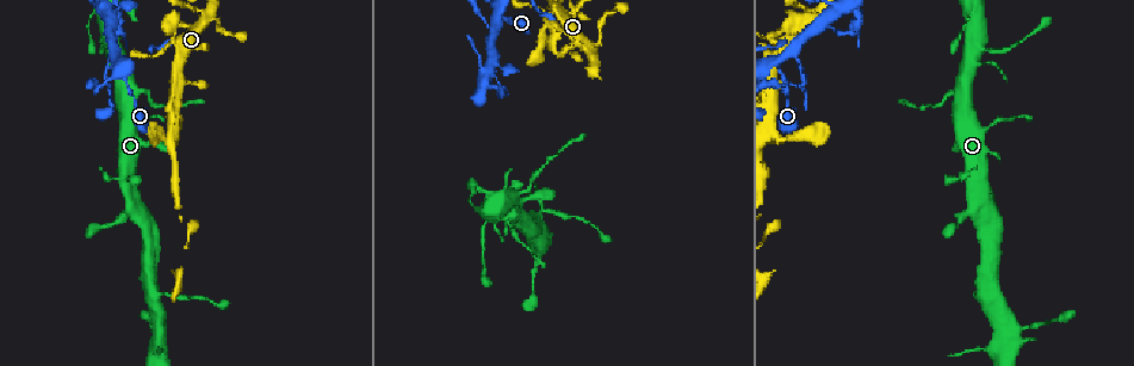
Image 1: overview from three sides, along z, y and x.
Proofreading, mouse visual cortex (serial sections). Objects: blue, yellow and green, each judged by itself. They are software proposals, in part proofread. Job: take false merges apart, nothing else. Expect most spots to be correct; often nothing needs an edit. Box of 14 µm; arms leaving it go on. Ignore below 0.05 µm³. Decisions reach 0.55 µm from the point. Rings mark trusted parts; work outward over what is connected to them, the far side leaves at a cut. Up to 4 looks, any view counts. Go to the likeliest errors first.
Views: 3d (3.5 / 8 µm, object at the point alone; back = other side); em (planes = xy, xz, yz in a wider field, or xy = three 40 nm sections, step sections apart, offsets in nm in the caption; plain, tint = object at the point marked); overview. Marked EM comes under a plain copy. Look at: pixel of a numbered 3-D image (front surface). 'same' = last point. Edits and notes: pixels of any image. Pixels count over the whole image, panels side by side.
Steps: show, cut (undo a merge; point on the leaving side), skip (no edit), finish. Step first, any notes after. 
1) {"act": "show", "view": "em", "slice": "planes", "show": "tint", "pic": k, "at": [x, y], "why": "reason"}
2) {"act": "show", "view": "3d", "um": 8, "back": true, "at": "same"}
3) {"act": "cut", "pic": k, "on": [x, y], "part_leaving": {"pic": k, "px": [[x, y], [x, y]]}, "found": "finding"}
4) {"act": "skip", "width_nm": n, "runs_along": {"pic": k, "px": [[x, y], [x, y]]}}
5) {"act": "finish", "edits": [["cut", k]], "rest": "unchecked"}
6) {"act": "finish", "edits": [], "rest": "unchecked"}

{"act": "show", "view": "3d", "um": 3.5, "pic": 1, "at": [961, 94]}

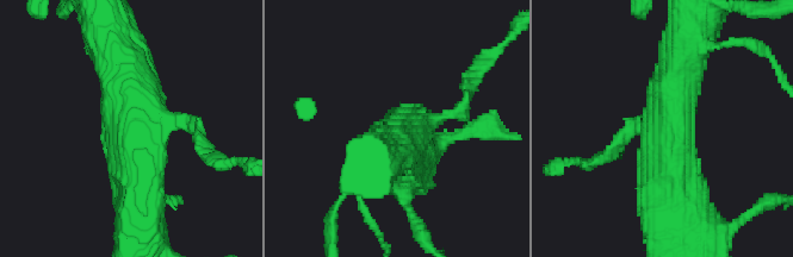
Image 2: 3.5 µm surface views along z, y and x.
{"act": "show", "view": "em", "slice": "planes", "show": "tint", "pic": 2, "at": [416, 122], "why": "shape alone is not enough"}

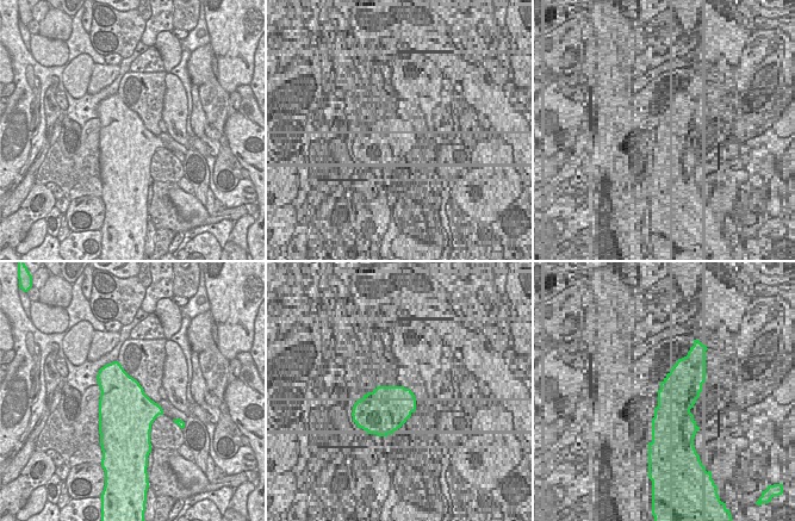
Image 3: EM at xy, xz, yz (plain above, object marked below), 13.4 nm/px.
{"act": "skip", "width_nm": 700, "runs_along": {"pic": 2, "px": [[136, 217], [129, 82], [118, 56]]}, "found": "continuous, no second cell"}

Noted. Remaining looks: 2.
{"act": "show", "view": "3d", "um": 3.5, "pic": 1, "at": [803, 85], "why": "abrupt turn"}

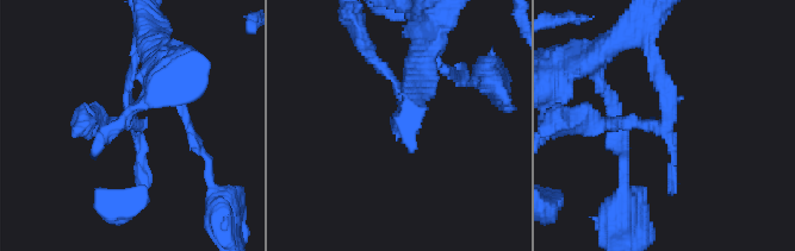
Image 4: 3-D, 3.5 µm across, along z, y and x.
{"act": "show", "view": "em", "slice": "xy", "step": 2, "show": "tint", "pic": 4, "at": [662, 119]}

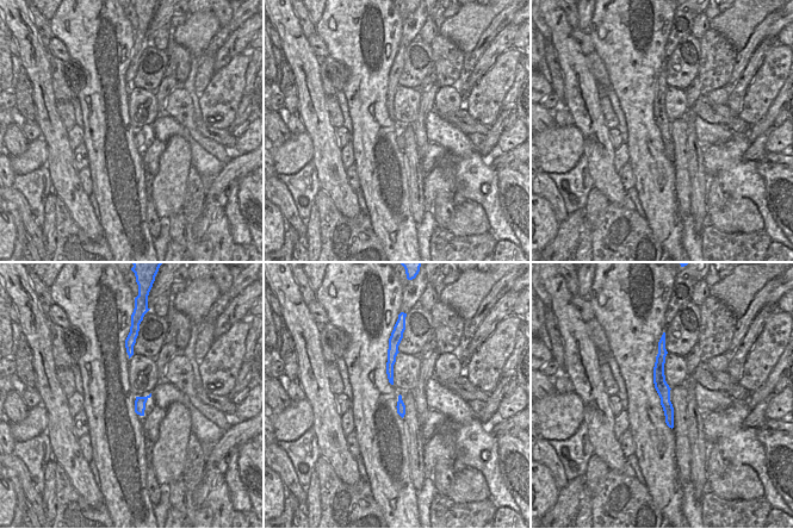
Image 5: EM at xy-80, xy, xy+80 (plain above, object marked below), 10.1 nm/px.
{"act": "skip", "found": "all the same cell"}

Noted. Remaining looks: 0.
{"act": "finish", "edits": [], "rest": "unchecked"}

